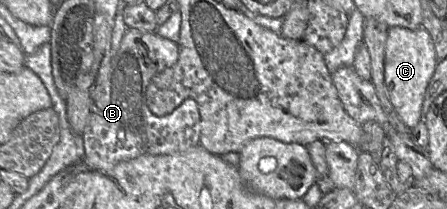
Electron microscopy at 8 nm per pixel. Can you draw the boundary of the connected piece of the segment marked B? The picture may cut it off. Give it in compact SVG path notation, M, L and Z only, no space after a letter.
M127 28L118 51L111 58L107 81L95 84L91 93L91 108L83 132L84 159L89 164L113 164L142 155L174 155L184 153L199 144L200 113L196 101L185 99L171 113L163 116L153 114L146 99L146 89L151 78L176 64L178 44L163 38L156 32Z

